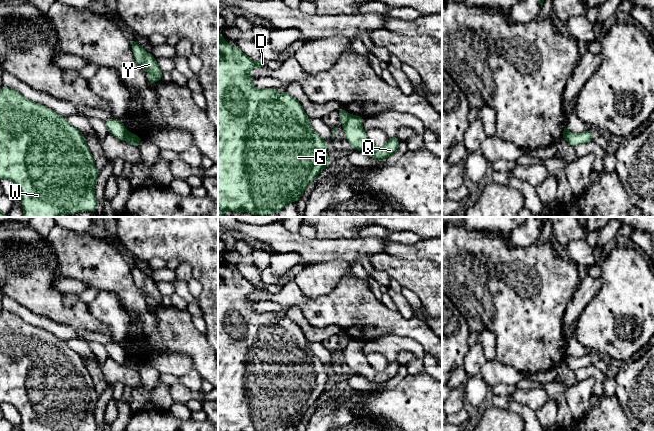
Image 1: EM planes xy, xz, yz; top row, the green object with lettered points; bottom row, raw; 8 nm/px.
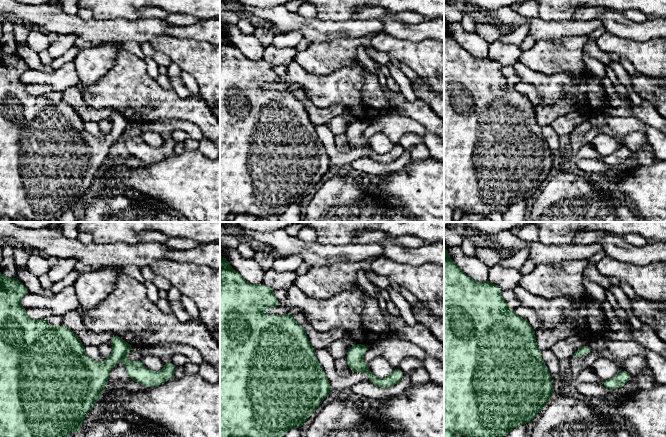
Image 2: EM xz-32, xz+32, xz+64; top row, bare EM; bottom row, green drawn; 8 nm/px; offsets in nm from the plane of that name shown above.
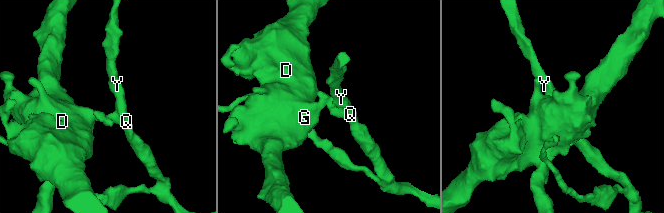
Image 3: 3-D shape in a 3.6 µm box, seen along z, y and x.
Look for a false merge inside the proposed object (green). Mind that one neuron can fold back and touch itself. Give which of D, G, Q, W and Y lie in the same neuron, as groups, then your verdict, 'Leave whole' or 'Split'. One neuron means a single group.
Groups: D G W / Q Y. Split

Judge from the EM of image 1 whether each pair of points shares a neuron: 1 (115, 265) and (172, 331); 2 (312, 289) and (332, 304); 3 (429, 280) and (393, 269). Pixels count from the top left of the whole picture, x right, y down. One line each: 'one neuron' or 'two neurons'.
1: one neuron
2: two neurons
3: one neuron

